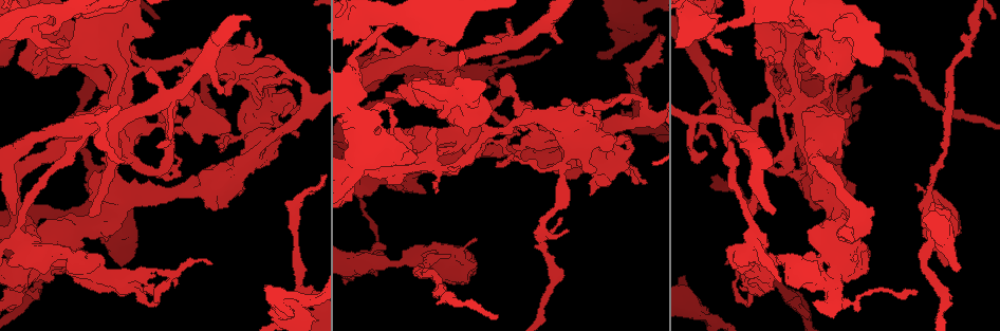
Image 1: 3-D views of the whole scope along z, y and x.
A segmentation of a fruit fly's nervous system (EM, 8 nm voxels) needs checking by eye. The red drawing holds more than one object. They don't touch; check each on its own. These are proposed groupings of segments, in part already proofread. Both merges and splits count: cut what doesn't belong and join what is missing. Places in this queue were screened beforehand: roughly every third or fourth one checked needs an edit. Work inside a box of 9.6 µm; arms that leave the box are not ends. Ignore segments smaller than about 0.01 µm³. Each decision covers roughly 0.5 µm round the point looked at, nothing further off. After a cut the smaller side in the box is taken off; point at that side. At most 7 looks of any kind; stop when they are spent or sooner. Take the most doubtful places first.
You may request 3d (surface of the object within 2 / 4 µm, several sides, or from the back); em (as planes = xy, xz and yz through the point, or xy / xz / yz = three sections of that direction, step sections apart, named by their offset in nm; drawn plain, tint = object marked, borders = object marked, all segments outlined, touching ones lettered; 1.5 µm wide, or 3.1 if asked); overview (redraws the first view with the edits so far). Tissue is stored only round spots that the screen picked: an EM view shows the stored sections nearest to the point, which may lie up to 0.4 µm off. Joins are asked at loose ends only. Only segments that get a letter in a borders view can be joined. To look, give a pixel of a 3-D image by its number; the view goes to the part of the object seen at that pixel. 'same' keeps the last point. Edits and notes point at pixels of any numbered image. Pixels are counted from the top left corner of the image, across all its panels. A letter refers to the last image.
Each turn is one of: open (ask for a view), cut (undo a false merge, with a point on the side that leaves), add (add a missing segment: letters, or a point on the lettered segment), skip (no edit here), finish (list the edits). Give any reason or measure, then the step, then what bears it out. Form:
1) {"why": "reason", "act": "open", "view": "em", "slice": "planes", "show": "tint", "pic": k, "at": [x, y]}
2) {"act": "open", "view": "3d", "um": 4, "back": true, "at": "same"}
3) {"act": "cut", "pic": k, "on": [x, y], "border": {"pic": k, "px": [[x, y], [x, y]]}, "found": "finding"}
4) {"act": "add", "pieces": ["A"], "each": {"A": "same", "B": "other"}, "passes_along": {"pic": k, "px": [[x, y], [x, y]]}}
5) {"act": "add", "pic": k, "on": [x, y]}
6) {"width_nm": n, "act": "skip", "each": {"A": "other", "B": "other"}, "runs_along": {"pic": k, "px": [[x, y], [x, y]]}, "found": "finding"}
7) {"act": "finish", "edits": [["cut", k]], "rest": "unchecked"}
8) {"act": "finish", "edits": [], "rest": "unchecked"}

{"why": "free end", "act": "open", "view": "em", "slice": "planes", "show": "borders", "pic": 1, "at": [496, 317]}

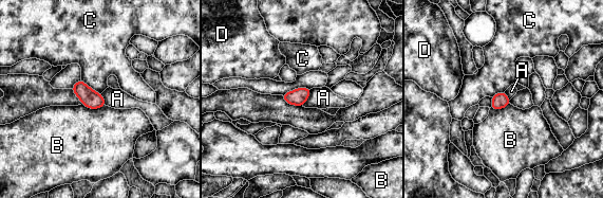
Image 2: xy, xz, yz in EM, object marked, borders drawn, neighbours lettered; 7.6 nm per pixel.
{"act": "skip", "each": {"A": "other", "B": "other", "C": "other", "D": "other"}, "border": {"pic": 2, "px": [[311, 89], [309, 96], [302, 105]]}, "found": "none of them fits"}

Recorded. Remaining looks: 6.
{"why": "thick end", "act": "open", "view": "3d", "um": 2, "pic": 1, "at": [291, 83]}

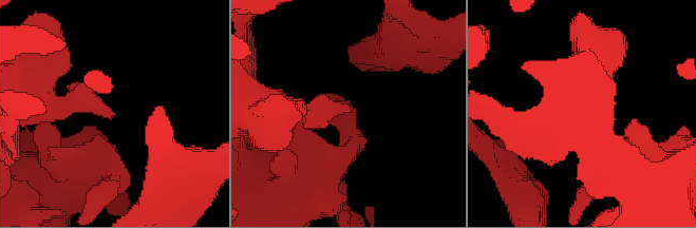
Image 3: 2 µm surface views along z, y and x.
{"act": "open", "view": "em", "slice": "planes", "show": "borders", "pic": 3, "at": [350, 106]}

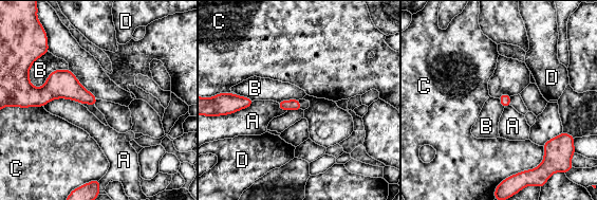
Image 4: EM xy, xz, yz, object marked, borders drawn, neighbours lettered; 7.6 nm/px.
{"act": "skip", "each": {"A": "other", "B": "other", "C": "other", "D": "other"}, "border": {"pic": 4, "px": [[68, 68], [42, 86], [29, 80]]}, "found": "no lettered segment goes on from it"}

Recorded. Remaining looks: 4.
{"why": "thin neck", "act": "open", "view": "3d", "um": 2, "pic": 1, "at": [84, 150]}

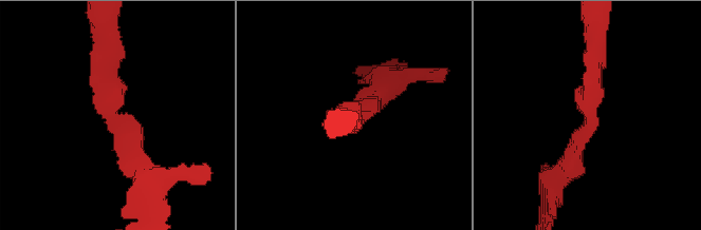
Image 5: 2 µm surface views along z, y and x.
{"arm_widths_nm": [190, 200], "why": "need the tissue", "act": "open", "view": "em", "slice": "planes", "show": "tint", "pic": 5, "at": [118, 118]}

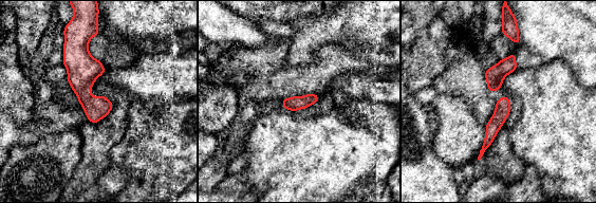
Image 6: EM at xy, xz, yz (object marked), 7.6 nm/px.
{"why": "see the neighbours", "act": "open", "view": "em", "slice": "planes", "show": "borders", "at": "same"}

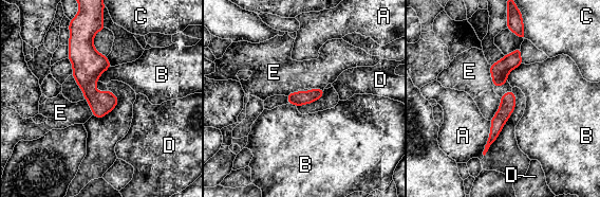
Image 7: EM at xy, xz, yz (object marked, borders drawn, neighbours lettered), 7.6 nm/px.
{"longest_contact_nm": ["A", 280], "act": "skip", "each": {"A": "other", "B": "other", "C": "other", "D": "other", "E": "other"}, "runs_along": {"pic": 7, "px": [[90, 34], [87, 85], [100, 114]]}, "found": "one neuron here"}

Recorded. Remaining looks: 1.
{"act": "finish", "edits": [], "rest": "unchecked"}

